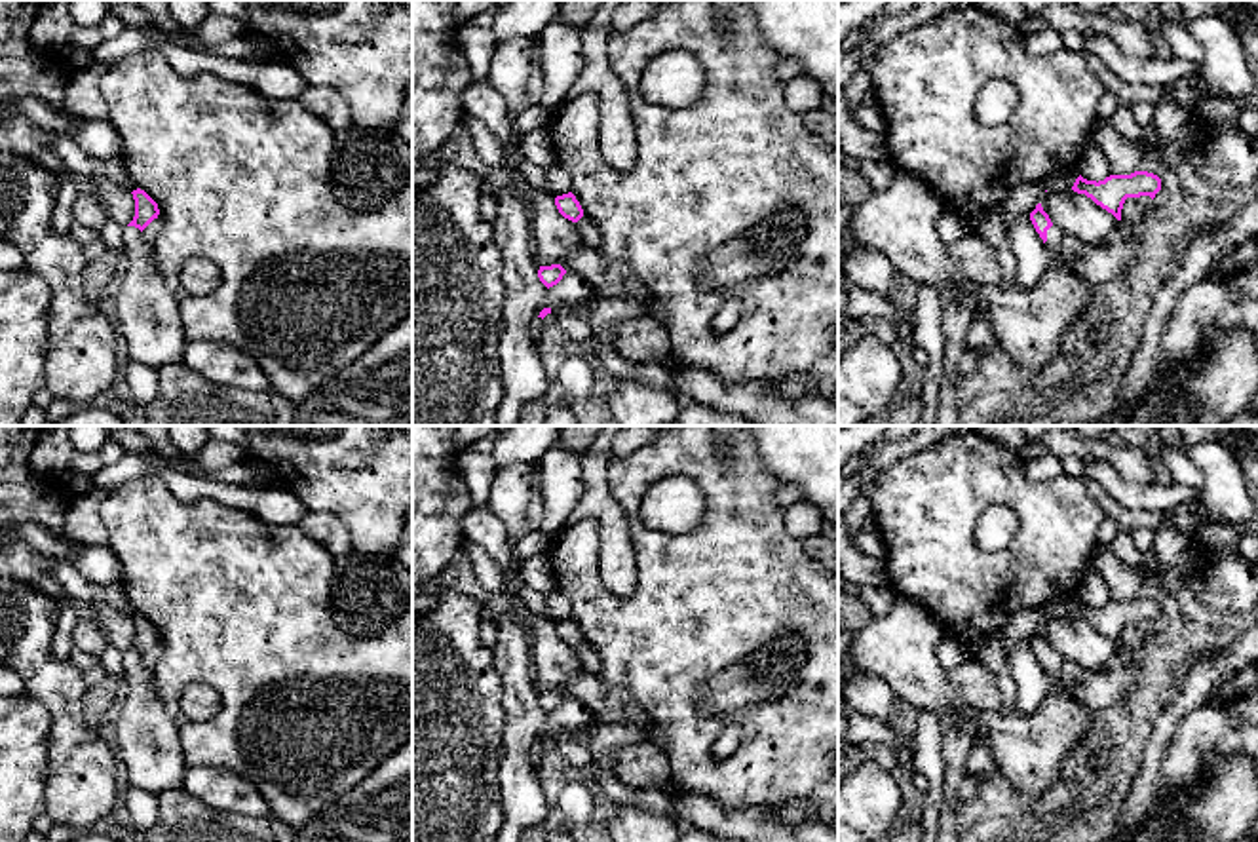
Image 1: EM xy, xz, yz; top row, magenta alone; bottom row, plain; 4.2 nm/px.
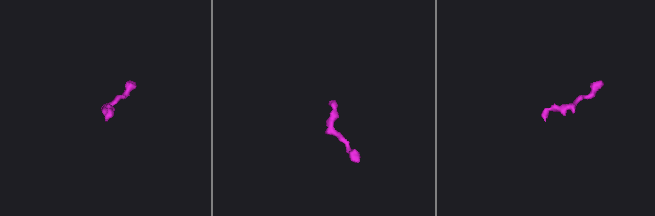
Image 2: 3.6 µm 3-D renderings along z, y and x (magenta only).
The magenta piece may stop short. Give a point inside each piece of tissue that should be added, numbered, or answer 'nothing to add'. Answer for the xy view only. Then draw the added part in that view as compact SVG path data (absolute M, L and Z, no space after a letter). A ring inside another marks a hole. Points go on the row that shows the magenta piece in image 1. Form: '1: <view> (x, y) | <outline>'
1: xy (147, 316) | M135 226L122 228L120 245L127 258L127 272L114 298L112 317L127 344L129 361L156 371L181 363L188 340L177 298L162 279L154 245Z

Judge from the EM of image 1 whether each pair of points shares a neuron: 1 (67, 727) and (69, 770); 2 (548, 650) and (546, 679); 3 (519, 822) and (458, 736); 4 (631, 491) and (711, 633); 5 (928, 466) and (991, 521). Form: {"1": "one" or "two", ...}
{"1": "one", "2": "one", "3": "two", "4": "one", "5": "two"}

